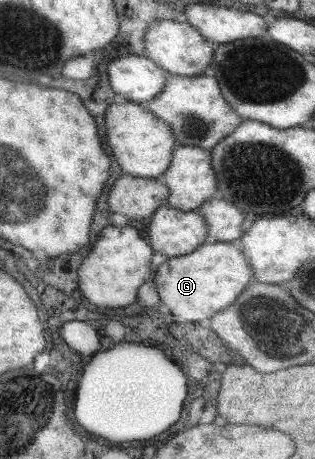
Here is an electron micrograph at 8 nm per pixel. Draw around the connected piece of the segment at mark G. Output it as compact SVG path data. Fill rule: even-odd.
M213 242L202 243L196 247L196 250L190 254L170 257L162 262L154 272L153 277L156 279L156 294L160 302L164 302L166 308L170 308L170 314L184 318L191 326L205 325L209 318L212 318L216 312L230 306L240 296L242 290L252 279L252 268L248 266L247 258L240 254L240 248L235 242Z

